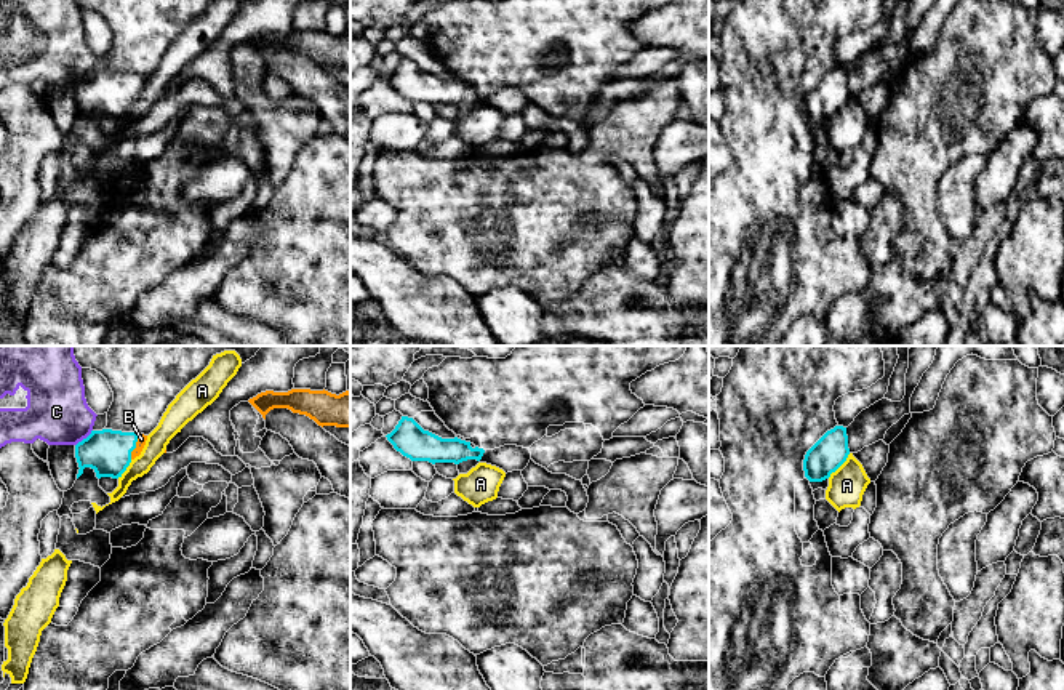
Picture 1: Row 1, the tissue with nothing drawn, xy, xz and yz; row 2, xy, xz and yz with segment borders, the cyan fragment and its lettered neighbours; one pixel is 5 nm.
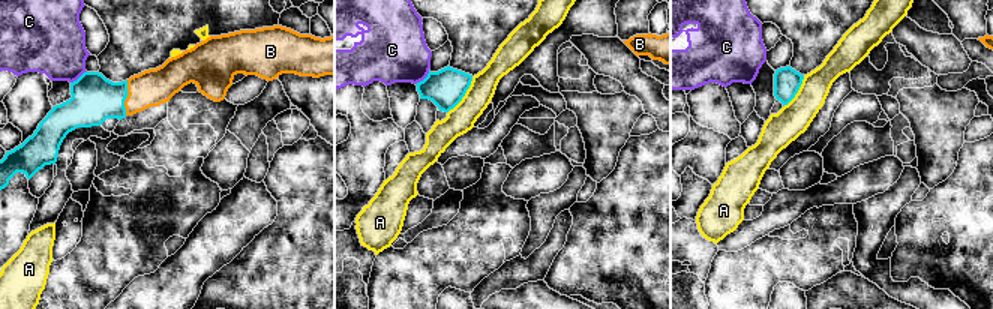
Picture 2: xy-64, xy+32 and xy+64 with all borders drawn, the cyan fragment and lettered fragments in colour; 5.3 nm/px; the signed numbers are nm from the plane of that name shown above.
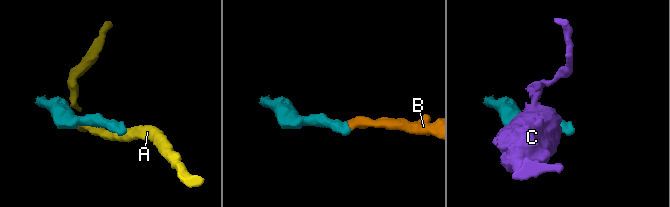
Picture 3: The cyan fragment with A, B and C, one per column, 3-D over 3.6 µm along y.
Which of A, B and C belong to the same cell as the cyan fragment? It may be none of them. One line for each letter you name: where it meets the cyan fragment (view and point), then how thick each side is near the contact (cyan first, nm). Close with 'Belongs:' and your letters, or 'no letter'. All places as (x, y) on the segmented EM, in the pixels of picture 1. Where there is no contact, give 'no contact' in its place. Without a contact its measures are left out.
B: xy (135, 447) | 220/50 nm
Belongs: B

